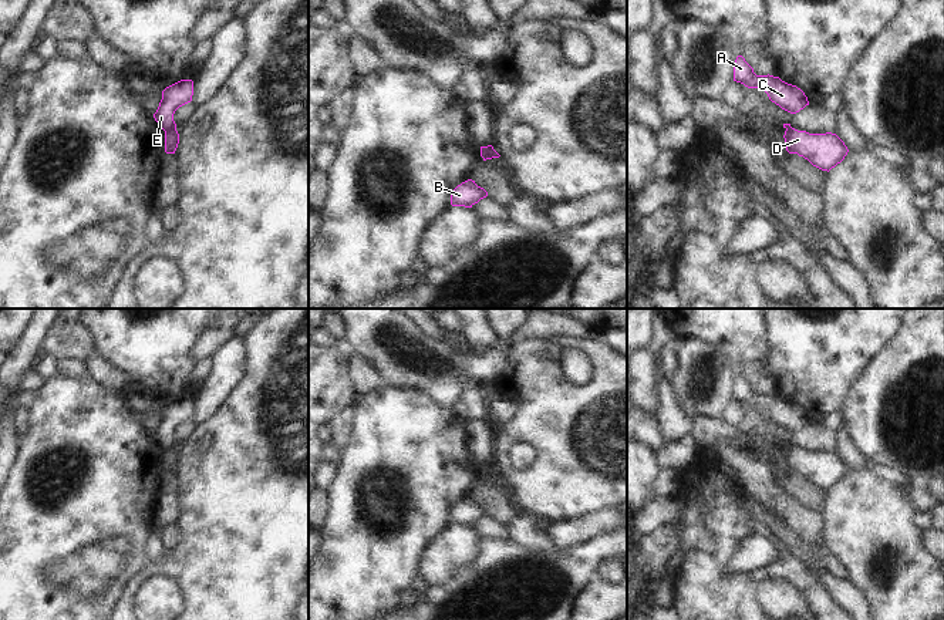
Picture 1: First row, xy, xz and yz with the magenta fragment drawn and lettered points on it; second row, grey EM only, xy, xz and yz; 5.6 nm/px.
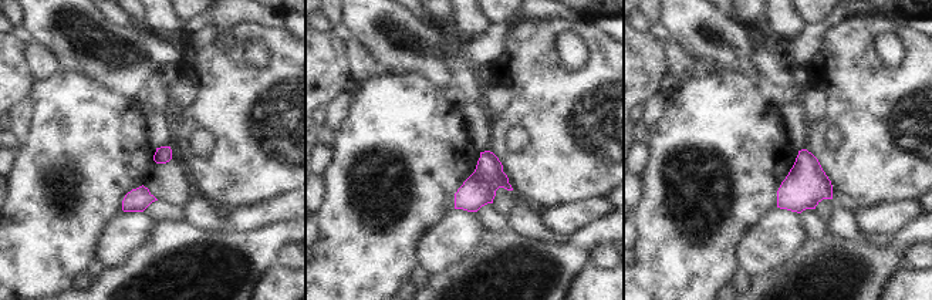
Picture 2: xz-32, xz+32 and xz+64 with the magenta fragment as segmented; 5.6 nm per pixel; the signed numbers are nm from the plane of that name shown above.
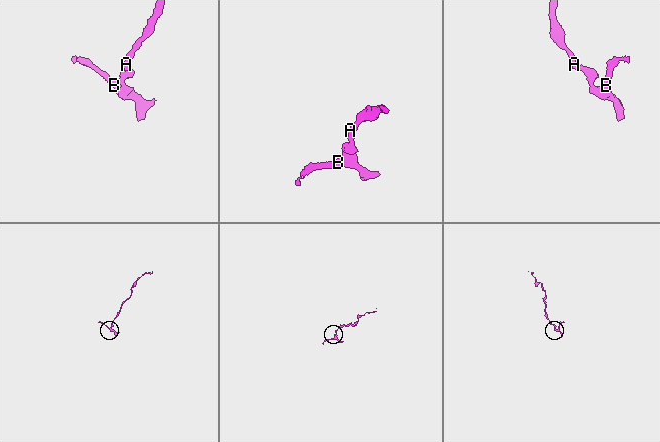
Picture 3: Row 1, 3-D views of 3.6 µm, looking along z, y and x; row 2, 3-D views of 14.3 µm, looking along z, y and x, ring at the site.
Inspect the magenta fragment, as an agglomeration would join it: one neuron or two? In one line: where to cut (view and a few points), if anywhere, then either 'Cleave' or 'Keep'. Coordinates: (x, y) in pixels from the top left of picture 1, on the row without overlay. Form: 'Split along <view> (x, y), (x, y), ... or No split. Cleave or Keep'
Split along xy (175, 445), (165, 452). Cleave

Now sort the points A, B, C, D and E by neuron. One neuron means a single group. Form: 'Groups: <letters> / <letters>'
Groups: A C E / B D

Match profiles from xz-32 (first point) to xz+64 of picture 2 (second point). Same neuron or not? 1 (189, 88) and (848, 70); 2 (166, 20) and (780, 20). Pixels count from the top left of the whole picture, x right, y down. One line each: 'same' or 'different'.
1: different
2: same

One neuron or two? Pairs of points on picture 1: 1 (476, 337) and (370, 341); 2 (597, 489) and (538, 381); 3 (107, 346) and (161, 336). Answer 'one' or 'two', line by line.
1: two
2: one
3: one

